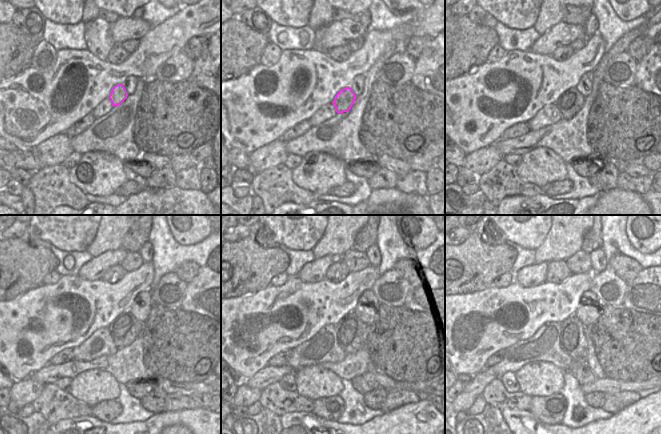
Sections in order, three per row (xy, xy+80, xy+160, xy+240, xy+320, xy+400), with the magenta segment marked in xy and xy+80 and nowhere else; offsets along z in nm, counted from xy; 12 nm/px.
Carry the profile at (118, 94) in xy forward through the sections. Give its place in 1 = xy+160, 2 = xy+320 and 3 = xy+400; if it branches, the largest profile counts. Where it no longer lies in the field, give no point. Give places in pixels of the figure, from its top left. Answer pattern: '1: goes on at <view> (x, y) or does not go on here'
1: goes on at xy+160 (571, 101)
2: goes on at xy+320 (351, 333)
3: goes on at xy+400 (573, 334)

